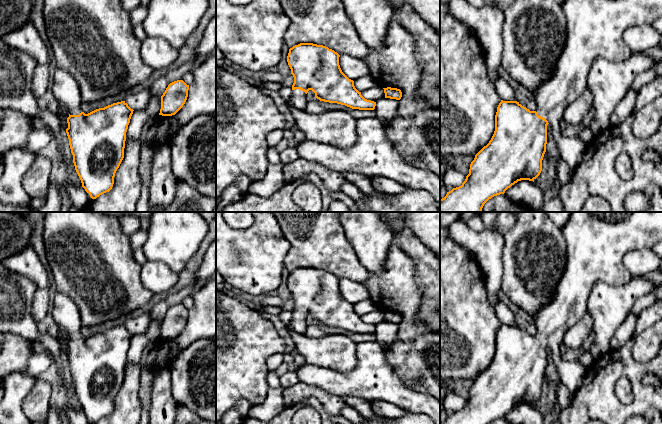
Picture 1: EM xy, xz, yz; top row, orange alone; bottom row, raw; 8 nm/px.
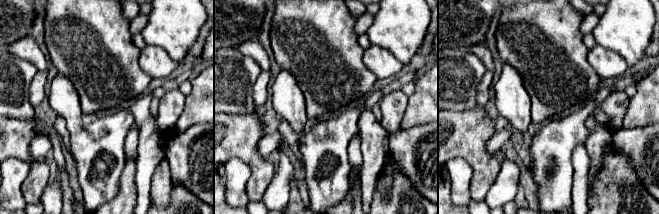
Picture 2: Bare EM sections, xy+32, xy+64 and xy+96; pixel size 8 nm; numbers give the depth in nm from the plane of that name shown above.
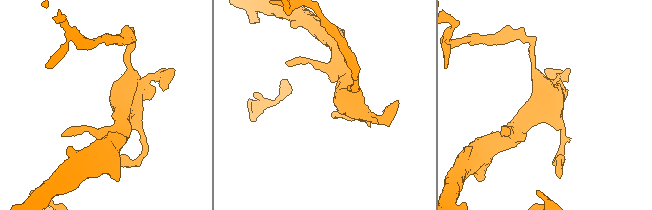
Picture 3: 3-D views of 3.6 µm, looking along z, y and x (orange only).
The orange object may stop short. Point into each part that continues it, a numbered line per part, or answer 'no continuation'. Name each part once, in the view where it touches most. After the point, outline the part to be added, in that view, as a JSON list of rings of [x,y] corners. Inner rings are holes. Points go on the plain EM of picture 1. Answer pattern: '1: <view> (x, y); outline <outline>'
1: yz (597, 242); outline [[[571,212],[562,232],[567,245],[565,270],[557,284],[552,300],[541,306],[533,319],[537,328],[537,338],[545,342],[553,351],[553,359],[561,383],[574,394],[583,383],[586,369],[577,360],[567,361],[561,357],[559,346],[562,344],[563,337],[585,315],[589,296],[598,281],[611,287],[624,286],[629,282],[631,275],[623,264],[626,253],[633,250],[652,249],[657,242],[662,241],[662,212]]]

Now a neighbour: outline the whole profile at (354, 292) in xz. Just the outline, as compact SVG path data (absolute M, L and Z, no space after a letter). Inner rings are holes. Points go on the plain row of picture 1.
M340 278L339 289L342 296L353 305L366 299L370 299L368 289L362 282L348 278Z

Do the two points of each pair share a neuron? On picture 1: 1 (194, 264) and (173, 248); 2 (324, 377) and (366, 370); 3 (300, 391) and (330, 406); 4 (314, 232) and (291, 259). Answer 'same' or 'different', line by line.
1: different
2: same
3: same
4: same

